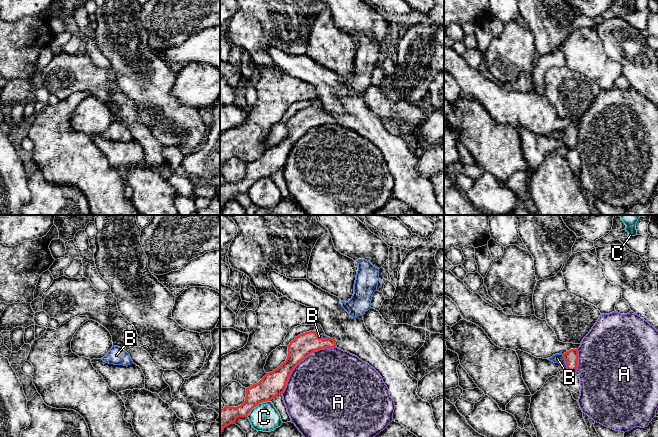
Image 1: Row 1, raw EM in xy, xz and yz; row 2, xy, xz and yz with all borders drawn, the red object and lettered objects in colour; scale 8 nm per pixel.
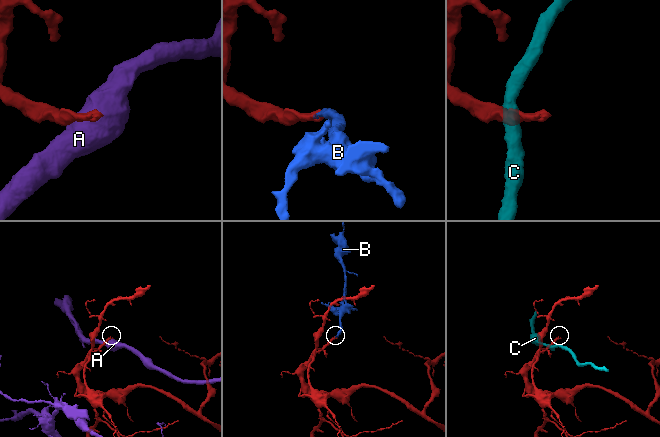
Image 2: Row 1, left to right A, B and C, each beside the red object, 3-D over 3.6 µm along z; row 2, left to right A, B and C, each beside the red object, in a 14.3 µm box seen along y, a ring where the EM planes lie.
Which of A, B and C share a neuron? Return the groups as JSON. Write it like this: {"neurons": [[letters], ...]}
{"neurons": [["A"], ["B"], ["C"]]}

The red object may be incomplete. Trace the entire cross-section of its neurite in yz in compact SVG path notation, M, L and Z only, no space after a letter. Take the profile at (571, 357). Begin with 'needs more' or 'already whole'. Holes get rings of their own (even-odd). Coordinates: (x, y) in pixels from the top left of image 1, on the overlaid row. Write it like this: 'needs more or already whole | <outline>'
needs more | M571 349L563 355L555 354L548 360L563 365L568 373L575 373L578 367L578 350Z

